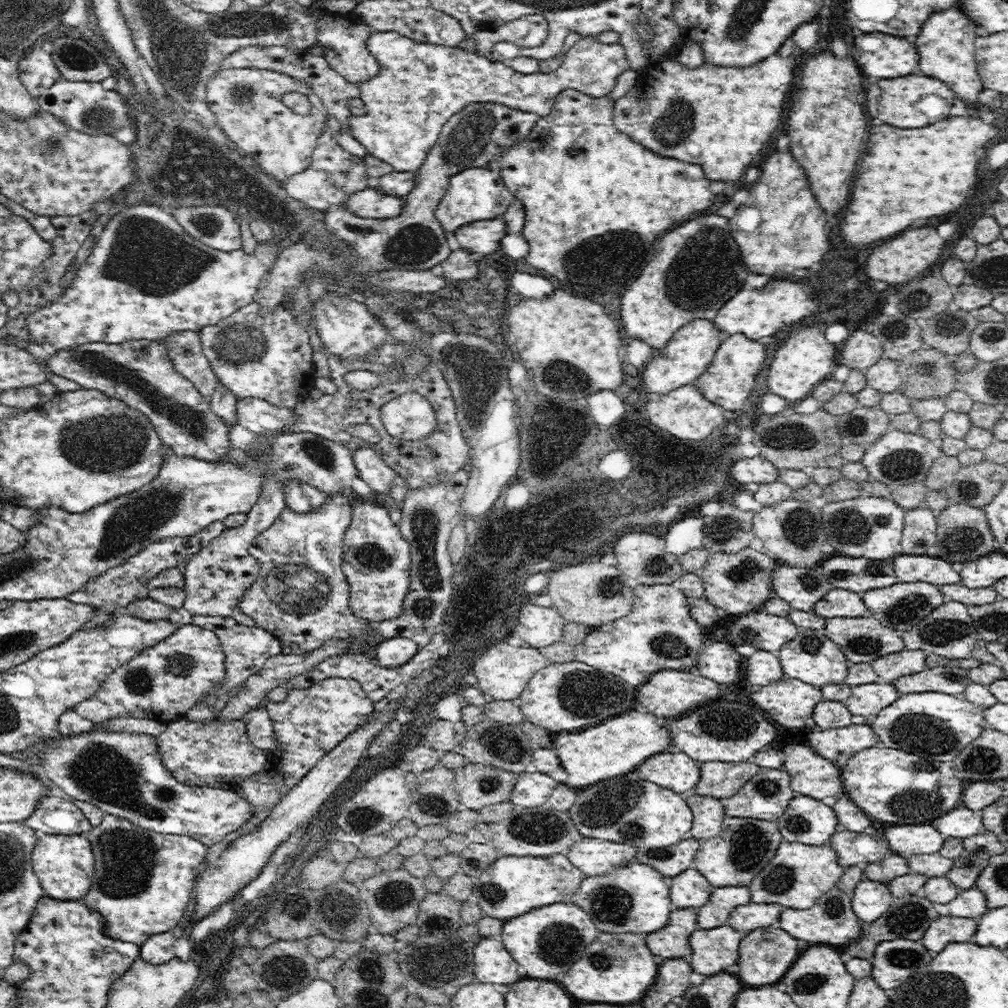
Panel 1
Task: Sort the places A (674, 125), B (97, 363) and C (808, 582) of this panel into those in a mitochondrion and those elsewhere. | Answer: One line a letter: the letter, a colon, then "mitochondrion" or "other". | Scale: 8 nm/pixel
A: mitochondrion
B: mitochondrion
C: mitochondrion

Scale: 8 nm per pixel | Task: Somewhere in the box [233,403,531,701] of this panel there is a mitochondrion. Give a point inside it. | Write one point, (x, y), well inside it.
(297, 589)

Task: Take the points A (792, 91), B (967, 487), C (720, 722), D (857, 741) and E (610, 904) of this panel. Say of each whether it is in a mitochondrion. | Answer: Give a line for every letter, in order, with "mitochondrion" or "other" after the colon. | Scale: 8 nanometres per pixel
A: other
B: mitochondrion
C: mitochondrion
D: other
E: mitochondrion

